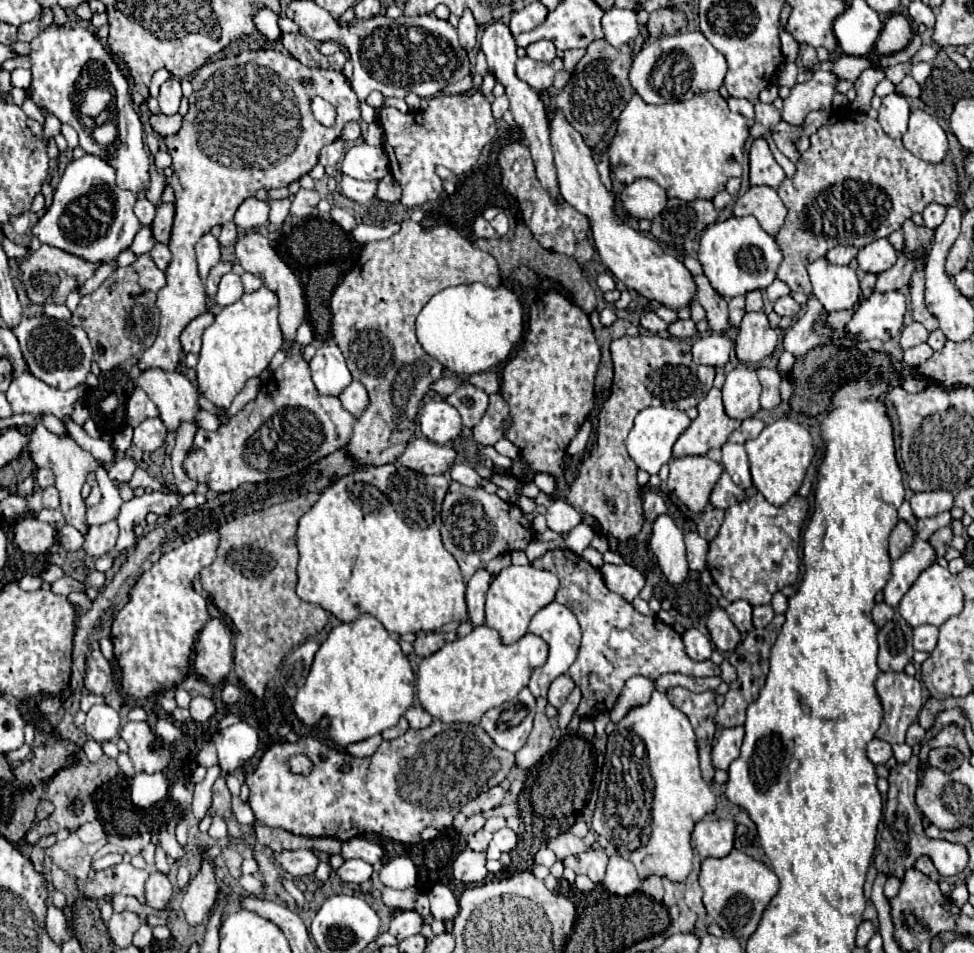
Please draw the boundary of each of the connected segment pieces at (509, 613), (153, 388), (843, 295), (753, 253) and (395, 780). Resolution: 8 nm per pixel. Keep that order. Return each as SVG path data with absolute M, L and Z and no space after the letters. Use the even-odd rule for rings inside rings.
M508 566L494 576L486 594L486 624L500 632L504 644L514 644L528 632L532 616L554 600L560 582L556 574L548 570L538 570L534 566Z
M152 368L140 372L138 386L158 406L160 420L170 432L178 432L182 422L196 424L198 390L184 374Z
M818 258L808 266L808 274L814 296L828 312L852 308L860 300L860 284L852 268L828 264L826 258Z
M732 216L726 222L716 222L704 230L698 248L698 260L718 294L724 298L734 298L752 290L768 288L774 282L776 270L782 262L782 250L774 236L762 230L756 218Z
M438 718L424 730L408 728L406 734L388 742L384 740L378 750L366 758L356 758L348 752L338 752L336 748L324 744L314 736L302 736L296 742L272 744L264 752L254 774L246 778L246 784L250 788L248 804L252 806L256 820L298 836L328 836L346 842L354 836L374 832L402 844L418 844L422 842L420 834L424 828L432 826L442 830L452 826L452 820L462 810L462 806L468 800L474 800L478 794L486 792L488 788L502 784L512 766L514 754L498 748L478 724L446 724ZM294 754L306 754L312 760L312 770L308 776L294 774L290 770L288 760Z

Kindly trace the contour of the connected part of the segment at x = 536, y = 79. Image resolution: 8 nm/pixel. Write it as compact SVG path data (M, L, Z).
M528 56L516 60L516 76L530 84L534 90L552 88L554 74L563 68L563 61L560 58L554 58L552 62L536 62Z

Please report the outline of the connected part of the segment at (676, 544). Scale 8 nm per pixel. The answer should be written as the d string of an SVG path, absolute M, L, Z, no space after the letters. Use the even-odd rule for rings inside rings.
M668 514L656 518L650 548L656 556L658 566L662 568L662 574L668 578L670 584L680 584L688 576L684 536Z

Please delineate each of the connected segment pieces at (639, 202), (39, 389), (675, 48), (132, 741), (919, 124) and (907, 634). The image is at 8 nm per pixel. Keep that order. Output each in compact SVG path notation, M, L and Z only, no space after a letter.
M638 178L636 182L626 184L620 194L624 212L638 220L640 218L652 220L656 214L660 214L660 210L664 210L666 200L668 200L666 192L650 178Z
M18 374L10 388L6 390L8 402L12 404L14 414L30 412L30 414L54 414L60 420L68 414L72 414L74 402L86 391L86 384L80 384L78 388L72 388L68 392L50 388L42 380L34 378L32 374Z
M680 32L646 44L632 60L630 82L648 104L690 100L696 90L718 90L726 76L726 58L704 38L702 32Z
M128 722L120 730L120 738L124 738L130 746L128 756L134 764L136 772L154 774L164 770L170 760L172 752L166 744L158 742L154 732L146 722Z
M922 110L910 112L910 124L908 132L902 138L906 150L910 150L914 156L922 158L924 162L938 164L946 158L948 152L948 140L936 118Z
M900 614L878 630L878 644L878 666L882 672L902 672L904 666L912 662L912 628Z

